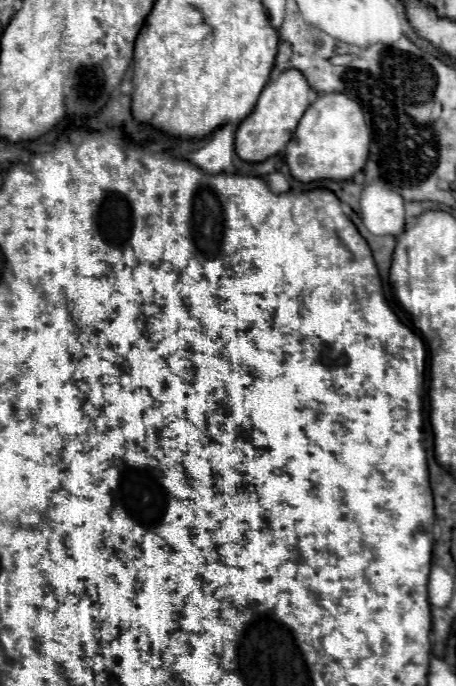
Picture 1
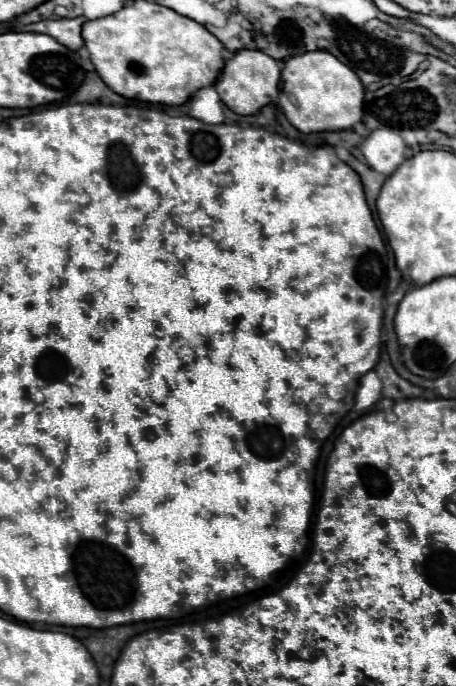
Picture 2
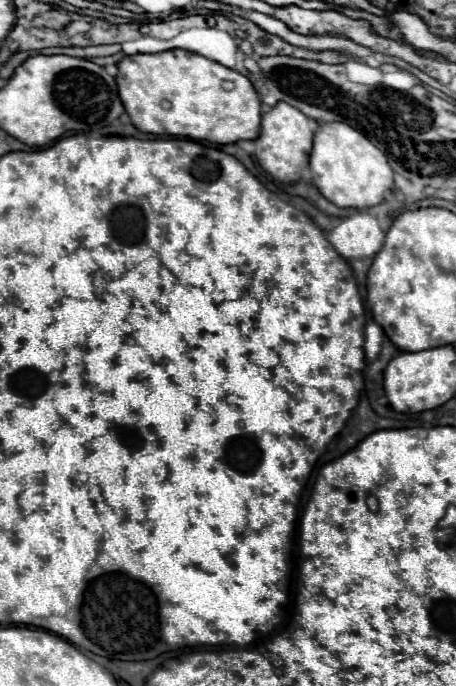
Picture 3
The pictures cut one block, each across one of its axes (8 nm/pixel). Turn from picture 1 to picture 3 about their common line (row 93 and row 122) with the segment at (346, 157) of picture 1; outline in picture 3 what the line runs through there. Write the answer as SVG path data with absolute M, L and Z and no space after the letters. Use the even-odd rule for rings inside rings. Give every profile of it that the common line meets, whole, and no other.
M344 122L320 124L310 152L310 172L316 188L326 200L340 208L372 208L380 204L394 186L394 174L386 156L362 132Z

